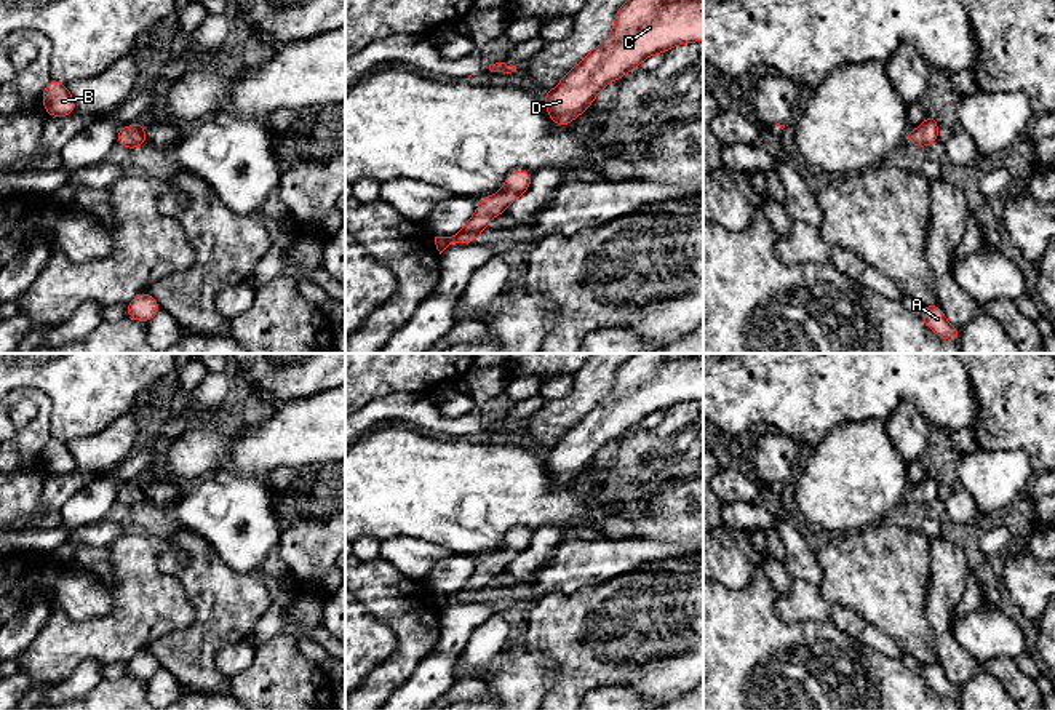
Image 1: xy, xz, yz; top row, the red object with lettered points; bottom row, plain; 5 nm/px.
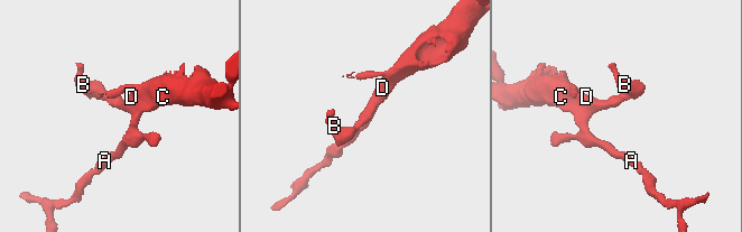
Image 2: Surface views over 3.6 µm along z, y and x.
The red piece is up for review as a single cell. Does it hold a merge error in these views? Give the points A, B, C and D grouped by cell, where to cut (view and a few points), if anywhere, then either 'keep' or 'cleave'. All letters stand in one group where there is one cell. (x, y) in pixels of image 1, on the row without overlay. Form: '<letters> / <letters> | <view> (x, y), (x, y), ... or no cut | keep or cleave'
A B C D | no cut | keep

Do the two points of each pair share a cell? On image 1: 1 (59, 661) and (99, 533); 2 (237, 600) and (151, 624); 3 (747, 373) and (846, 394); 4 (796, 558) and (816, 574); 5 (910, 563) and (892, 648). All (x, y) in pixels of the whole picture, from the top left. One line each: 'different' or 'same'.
1: different
2: different
3: same
4: same
5: different

